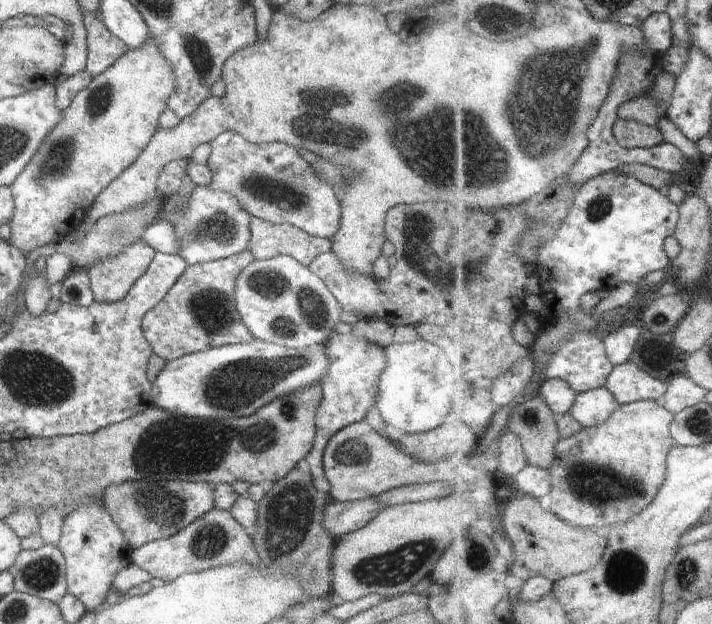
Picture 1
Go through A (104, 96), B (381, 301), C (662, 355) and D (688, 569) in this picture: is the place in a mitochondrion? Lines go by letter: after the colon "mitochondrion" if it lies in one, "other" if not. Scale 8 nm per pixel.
A: mitochondrion
B: other
C: other
D: mitochondrion

